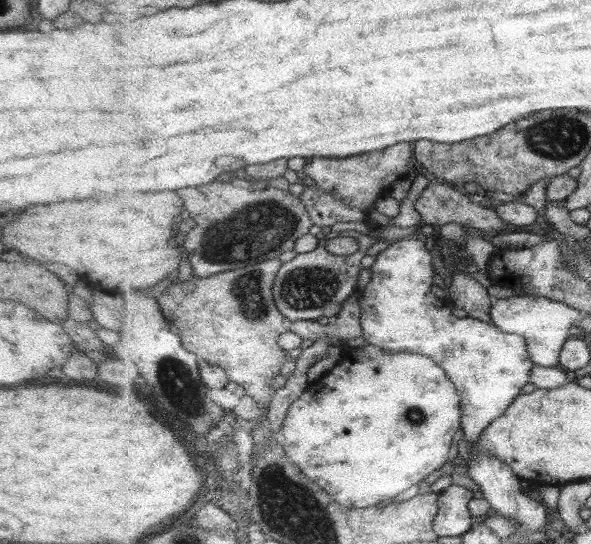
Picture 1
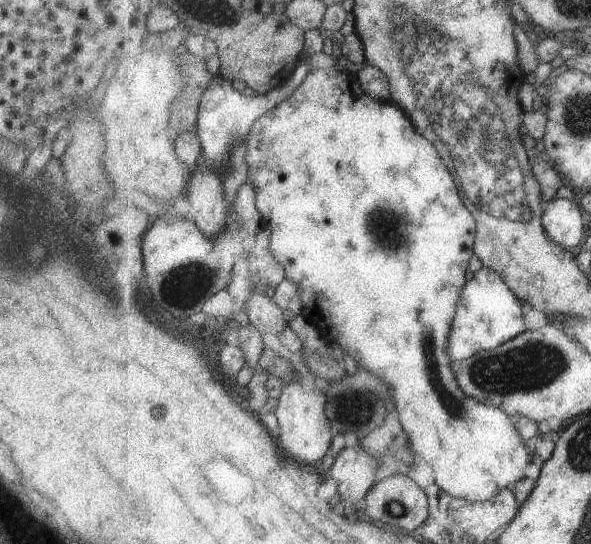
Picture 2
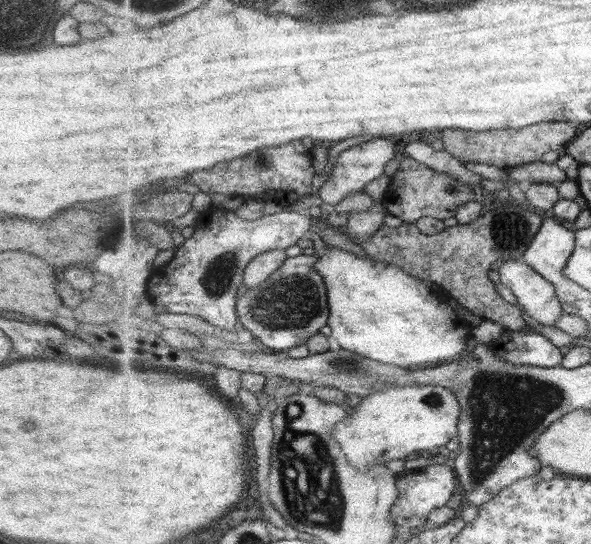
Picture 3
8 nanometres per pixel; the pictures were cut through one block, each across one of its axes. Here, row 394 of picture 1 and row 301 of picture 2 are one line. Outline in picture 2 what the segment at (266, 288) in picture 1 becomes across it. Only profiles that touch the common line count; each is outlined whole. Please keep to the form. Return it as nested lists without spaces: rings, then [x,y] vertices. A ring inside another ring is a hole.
[[[253,295],[247,300],[249,323],[259,333],[279,334],[289,322],[285,320],[284,308],[281,308],[267,295]]]

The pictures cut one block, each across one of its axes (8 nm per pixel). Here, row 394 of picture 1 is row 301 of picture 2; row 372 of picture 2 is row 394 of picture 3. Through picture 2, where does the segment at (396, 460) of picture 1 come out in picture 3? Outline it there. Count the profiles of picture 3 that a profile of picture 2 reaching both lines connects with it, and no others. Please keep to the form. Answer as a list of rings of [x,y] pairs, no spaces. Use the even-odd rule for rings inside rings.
[[[419,384],[418,386],[385,388],[383,392],[375,393],[375,396],[372,394],[363,398],[345,421],[335,425],[334,435],[351,464],[360,471],[366,471],[372,467],[370,465],[372,461],[383,465],[391,460],[401,460],[407,454],[417,450],[435,452],[439,446],[445,446],[449,440],[458,436],[461,412],[458,396],[443,386]]]

